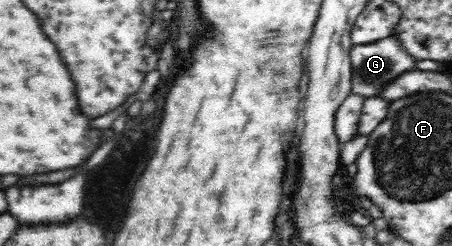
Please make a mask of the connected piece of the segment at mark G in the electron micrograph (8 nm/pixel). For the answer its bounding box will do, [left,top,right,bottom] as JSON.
[349,35,419,99]

